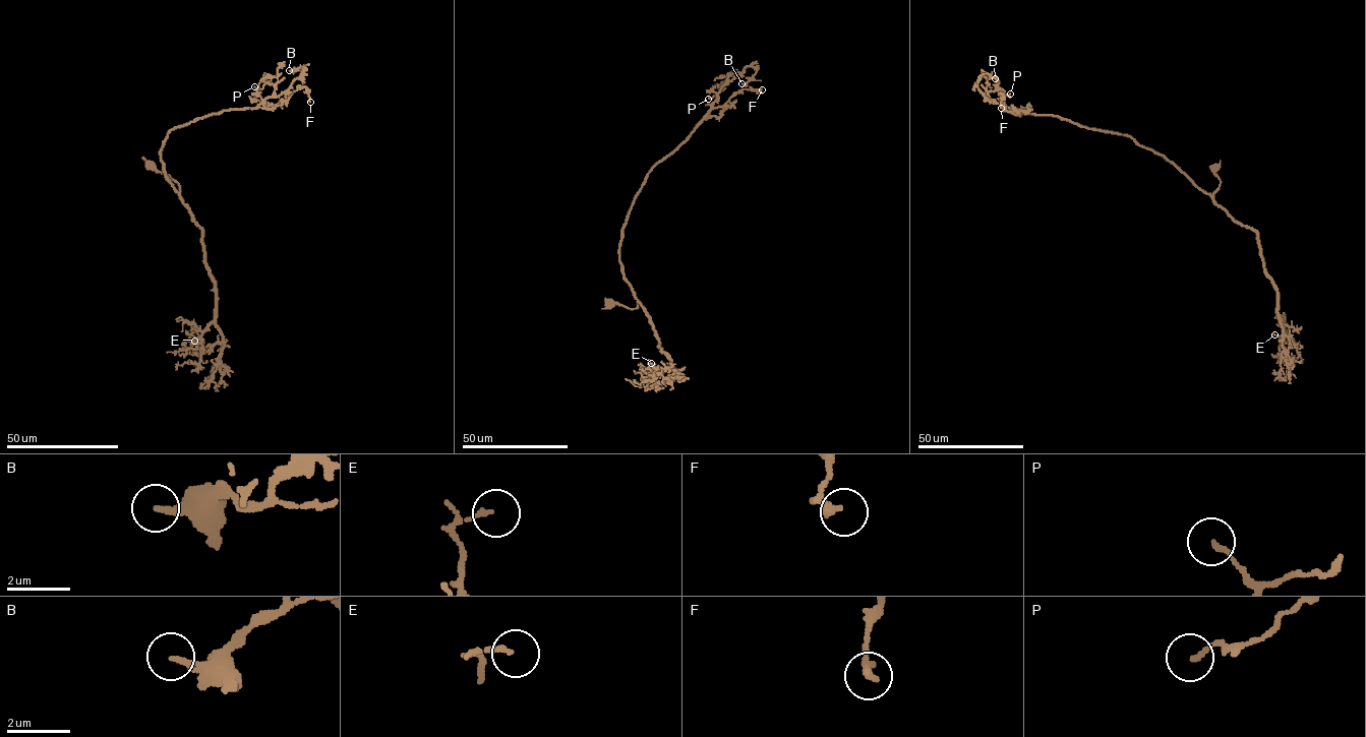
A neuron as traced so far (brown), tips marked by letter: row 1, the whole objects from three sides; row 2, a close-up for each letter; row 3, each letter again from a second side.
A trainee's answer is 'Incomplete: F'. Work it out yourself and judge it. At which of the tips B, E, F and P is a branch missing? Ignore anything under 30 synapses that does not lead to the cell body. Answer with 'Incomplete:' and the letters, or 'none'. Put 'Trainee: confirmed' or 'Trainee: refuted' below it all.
Incomplete: none
Trainee: refuted

